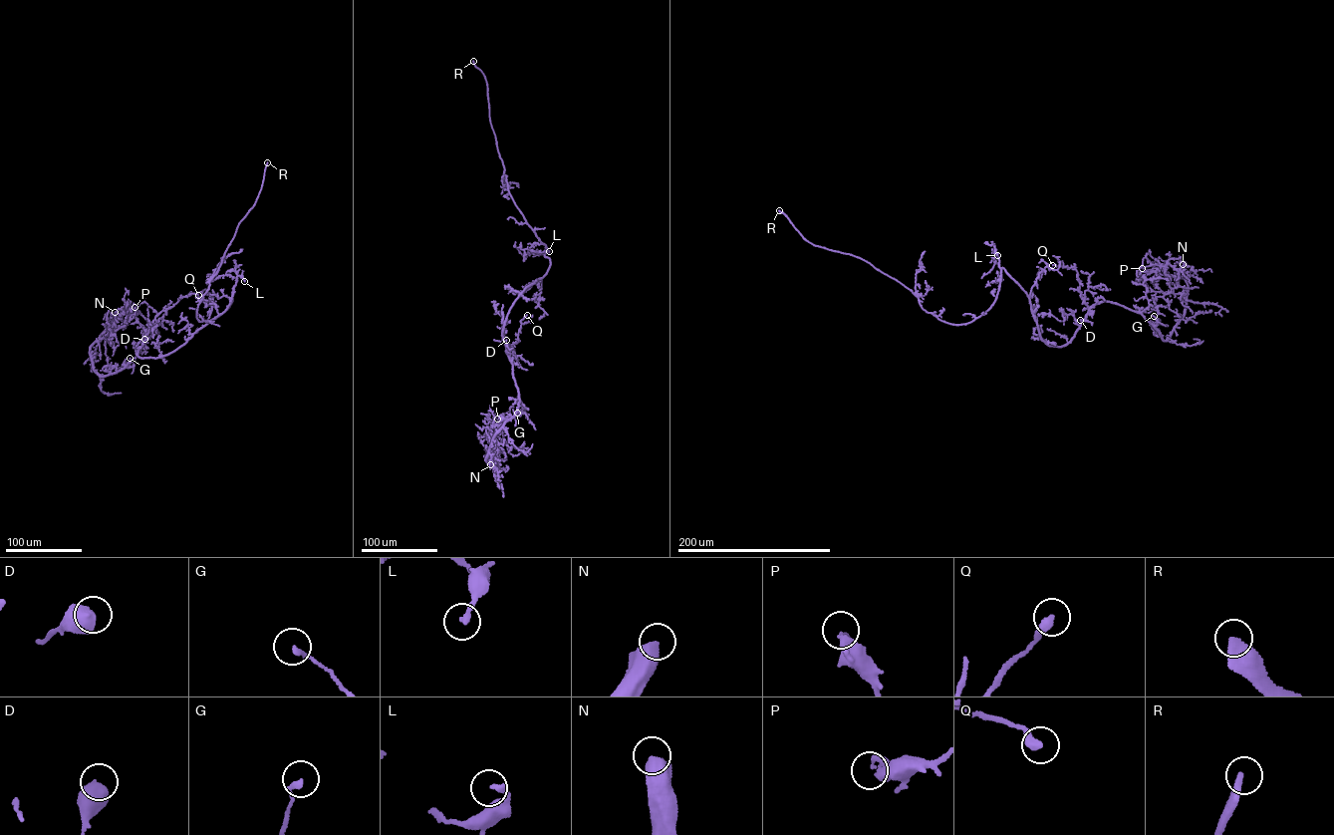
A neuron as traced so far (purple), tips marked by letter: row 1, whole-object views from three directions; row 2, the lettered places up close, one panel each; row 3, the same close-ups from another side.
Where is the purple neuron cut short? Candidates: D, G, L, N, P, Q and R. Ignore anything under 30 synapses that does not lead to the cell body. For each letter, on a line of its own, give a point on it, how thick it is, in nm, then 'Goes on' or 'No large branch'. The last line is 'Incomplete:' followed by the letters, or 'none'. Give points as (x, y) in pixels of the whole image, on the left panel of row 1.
D: Place: (144, 339). Thickness 650 nm. No large branch
G: Place: (130, 358). Thickness 190 nm. No large branch
L: Place: (244, 281). Thickness 200 nm. No large branch
N: Place: (115, 312). Thickness 600 nm. Goes on
P: Place: (134, 307). Thickness 440 nm. No large branch
Q: Place: (198, 295). Thickness 360 nm. No large branch
R: Place: (267, 162). Thickness 440 nm. Goes on
Incomplete: N, R

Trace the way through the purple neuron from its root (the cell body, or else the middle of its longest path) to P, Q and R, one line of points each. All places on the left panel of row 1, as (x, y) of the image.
P: (186, 341), (139, 358), (147, 331), (131, 361), (100, 375), (91, 346), (134, 307)
Q: (186, 341), (167, 355), (155, 358), (139, 358), (135, 351), (156, 315), (182, 297), (198, 295)
R: (186, 341), (229, 306), (232, 292), (222, 313), (206, 321), (196, 317), (238, 225), (256, 201), (267, 162)

